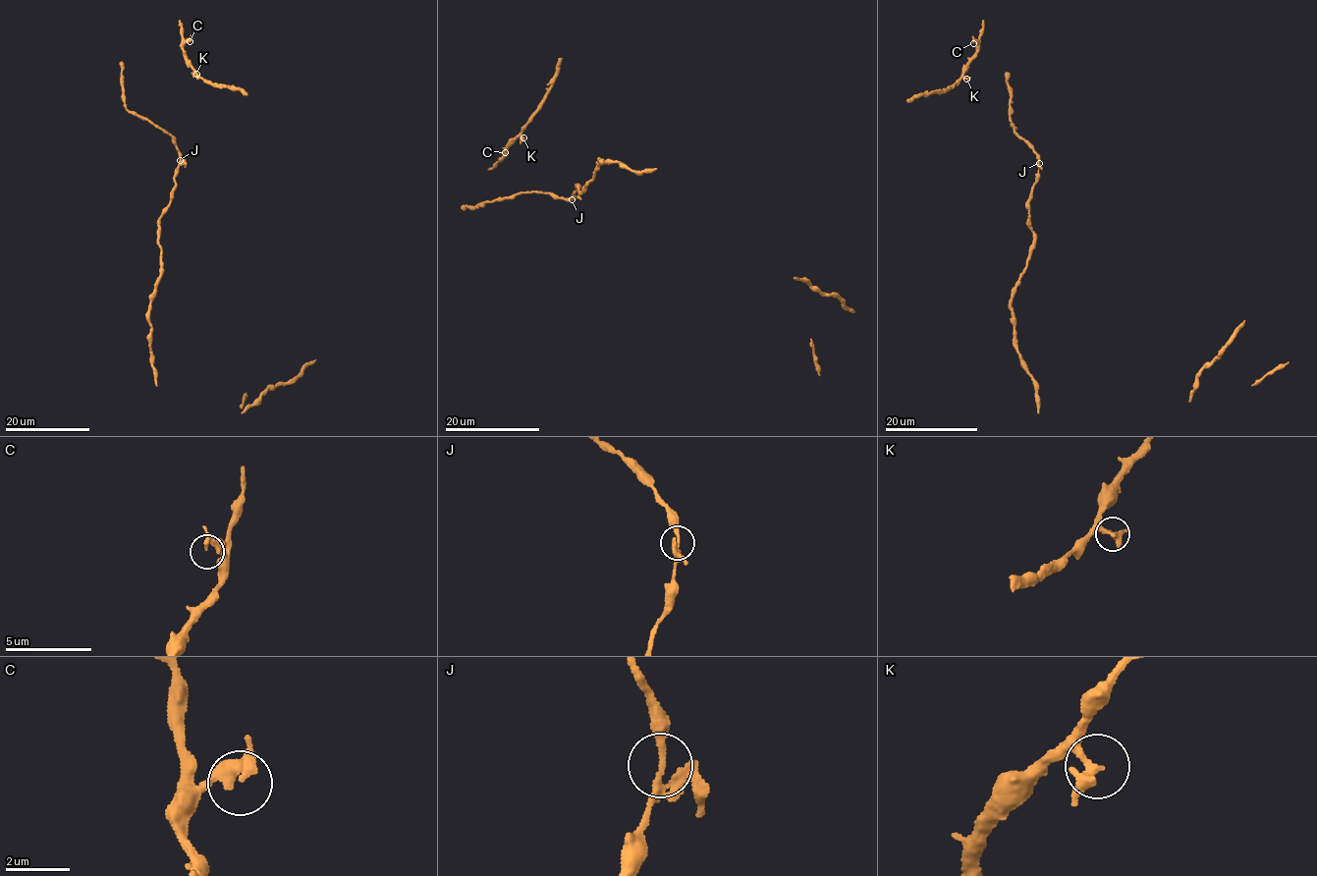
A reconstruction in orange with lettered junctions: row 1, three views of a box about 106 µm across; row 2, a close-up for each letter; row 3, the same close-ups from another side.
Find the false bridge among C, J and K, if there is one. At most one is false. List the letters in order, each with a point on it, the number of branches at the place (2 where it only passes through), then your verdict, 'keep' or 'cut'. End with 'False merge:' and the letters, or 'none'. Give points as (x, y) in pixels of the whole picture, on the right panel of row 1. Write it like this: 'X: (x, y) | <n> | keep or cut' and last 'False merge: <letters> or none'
C: (973, 43) | 2 | keep
J: (1039, 163) | 3 | keep
K: (966, 79) | 3 | keep
False merge: none

